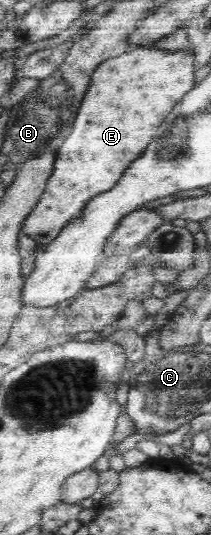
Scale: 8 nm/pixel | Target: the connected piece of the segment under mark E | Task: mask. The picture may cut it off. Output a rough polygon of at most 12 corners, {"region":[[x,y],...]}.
{"region":[[193,55],[103,62],[21,232],[44,249],[194,87]]}

